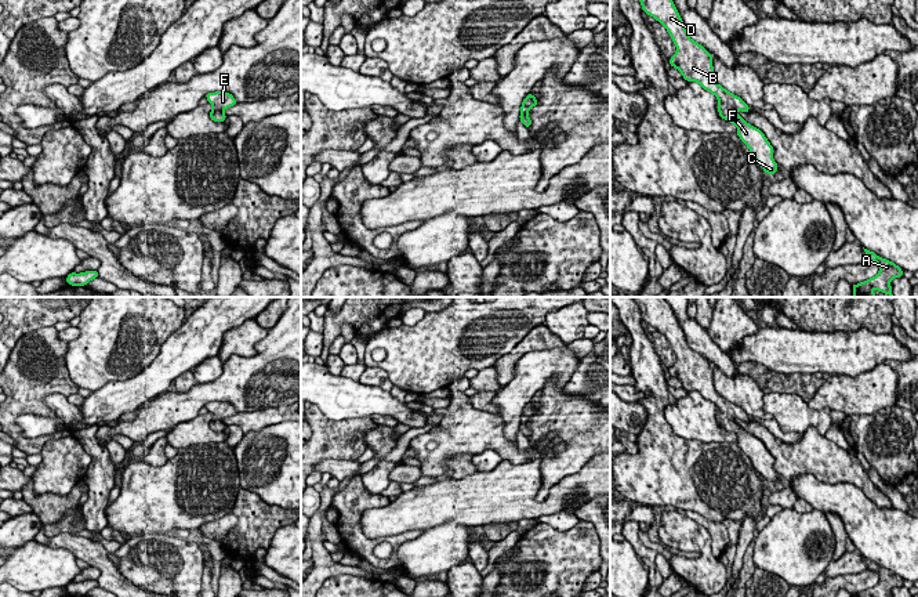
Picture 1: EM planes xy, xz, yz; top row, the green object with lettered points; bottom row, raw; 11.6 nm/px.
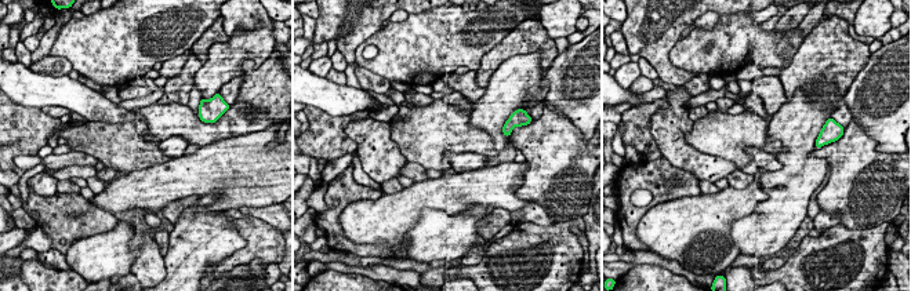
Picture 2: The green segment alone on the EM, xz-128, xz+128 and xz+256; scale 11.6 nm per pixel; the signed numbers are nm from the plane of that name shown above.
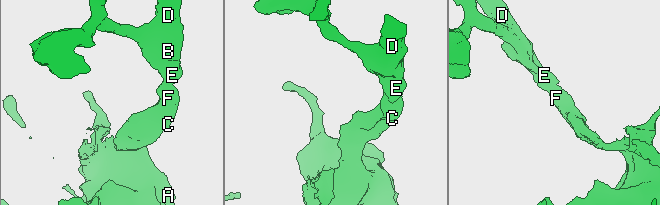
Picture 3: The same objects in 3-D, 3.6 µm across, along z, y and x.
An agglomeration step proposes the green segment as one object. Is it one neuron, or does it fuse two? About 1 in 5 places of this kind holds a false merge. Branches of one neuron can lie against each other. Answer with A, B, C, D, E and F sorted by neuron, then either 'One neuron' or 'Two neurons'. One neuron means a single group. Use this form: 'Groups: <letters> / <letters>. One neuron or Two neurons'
Groups: A B C D E F. One neuron

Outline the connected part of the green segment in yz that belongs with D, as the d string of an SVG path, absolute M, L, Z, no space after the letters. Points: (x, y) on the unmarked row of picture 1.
M632 297L632 300L639 307L642 319L647 325L658 330L661 334L664 334L671 344L671 348L676 355L676 362L670 368L671 376L676 377L686 391L697 391L704 399L712 402L718 408L719 413L716 415L716 417L719 426L737 435L737 445L748 456L754 468L759 473L759 475L765 480L766 484L774 485L779 474L773 470L773 456L759 438L748 434L743 427L736 423L737 419L743 421L750 421L751 419L740 406L732 404L716 392L714 387L712 365L701 354L689 347L685 333L671 305L665 301L664 297Z

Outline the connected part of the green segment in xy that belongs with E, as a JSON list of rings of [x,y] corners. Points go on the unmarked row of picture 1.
[[[224,401],[207,402],[206,408],[213,415],[210,428],[214,431],[225,431],[226,424],[222,420],[237,413],[232,404]]]

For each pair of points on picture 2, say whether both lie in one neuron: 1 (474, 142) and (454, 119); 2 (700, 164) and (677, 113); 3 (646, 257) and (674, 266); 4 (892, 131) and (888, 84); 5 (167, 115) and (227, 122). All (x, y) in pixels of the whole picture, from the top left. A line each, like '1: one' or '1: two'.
1: one
2: one
3: one
4: one
5: one

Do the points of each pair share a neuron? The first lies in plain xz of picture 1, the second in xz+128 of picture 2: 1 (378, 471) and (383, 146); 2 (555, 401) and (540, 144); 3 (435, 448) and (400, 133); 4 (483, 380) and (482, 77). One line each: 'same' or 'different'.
1: same
2: same
3: same
4: different

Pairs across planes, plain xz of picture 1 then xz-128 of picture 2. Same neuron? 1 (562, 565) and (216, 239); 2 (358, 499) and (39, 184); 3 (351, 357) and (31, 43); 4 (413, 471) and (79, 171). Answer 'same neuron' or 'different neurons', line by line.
1: different neurons
2: different neurons
3: same neuron
4: same neuron

